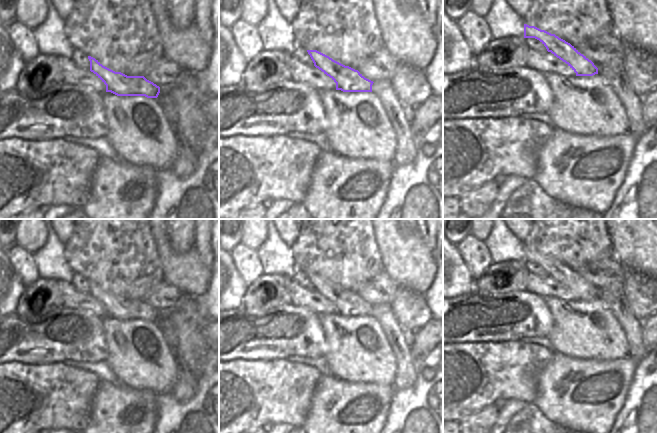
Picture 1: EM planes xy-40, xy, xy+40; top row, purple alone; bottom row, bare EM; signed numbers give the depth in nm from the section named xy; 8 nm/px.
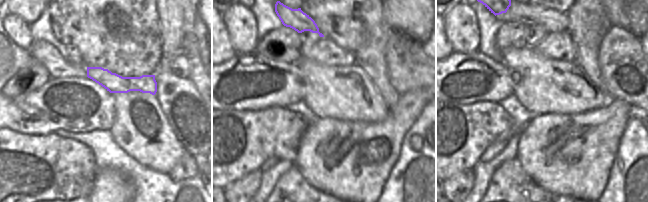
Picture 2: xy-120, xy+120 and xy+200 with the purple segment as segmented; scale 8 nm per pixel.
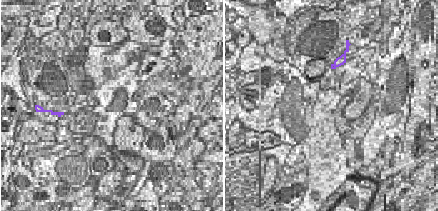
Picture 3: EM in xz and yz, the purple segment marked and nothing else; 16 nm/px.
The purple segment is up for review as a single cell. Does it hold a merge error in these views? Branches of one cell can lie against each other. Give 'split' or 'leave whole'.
leave whole

